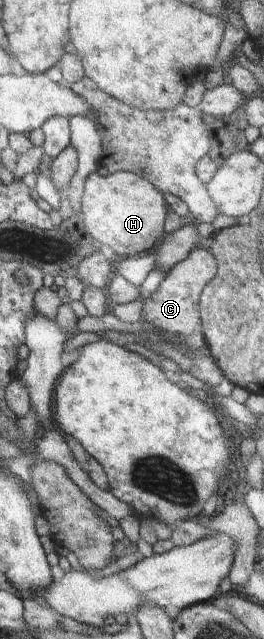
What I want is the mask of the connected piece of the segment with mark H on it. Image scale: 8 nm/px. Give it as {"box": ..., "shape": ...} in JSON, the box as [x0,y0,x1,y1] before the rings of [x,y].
{"box":[80,171,167,259],"shape":[[[128,171],[99,175],[91,172],[83,184],[80,212],[83,225],[100,246],[105,244],[116,259],[149,252],[162,238],[167,204],[146,179]]]}

